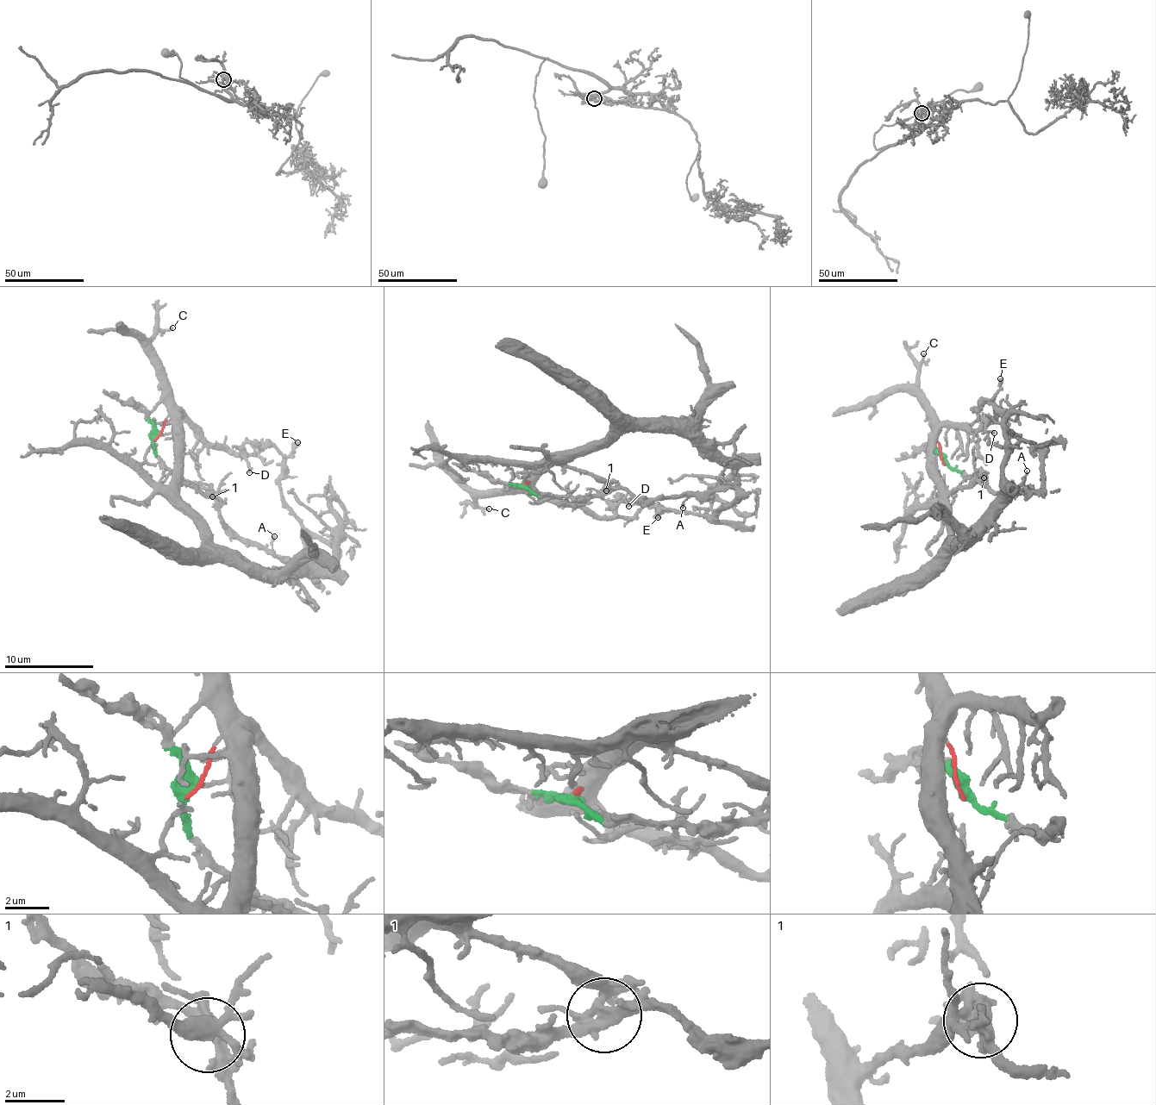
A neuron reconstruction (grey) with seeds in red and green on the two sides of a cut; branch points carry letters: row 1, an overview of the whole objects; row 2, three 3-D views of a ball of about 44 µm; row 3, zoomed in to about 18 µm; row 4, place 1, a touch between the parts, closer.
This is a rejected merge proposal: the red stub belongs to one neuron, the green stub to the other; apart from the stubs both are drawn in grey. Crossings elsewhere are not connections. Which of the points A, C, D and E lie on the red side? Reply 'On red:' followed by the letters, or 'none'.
On red: C, D

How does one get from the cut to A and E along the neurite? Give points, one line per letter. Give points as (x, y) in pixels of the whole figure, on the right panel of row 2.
A: (944, 462), (976, 477), (982, 471), (987, 487), (1005, 495), (1021, 488), (1027, 470)
E: (944, 462), (982, 471), (987, 487), (1010, 495), (1036, 491), (1040, 451), (1008, 427), (994, 400), (1001, 377)

